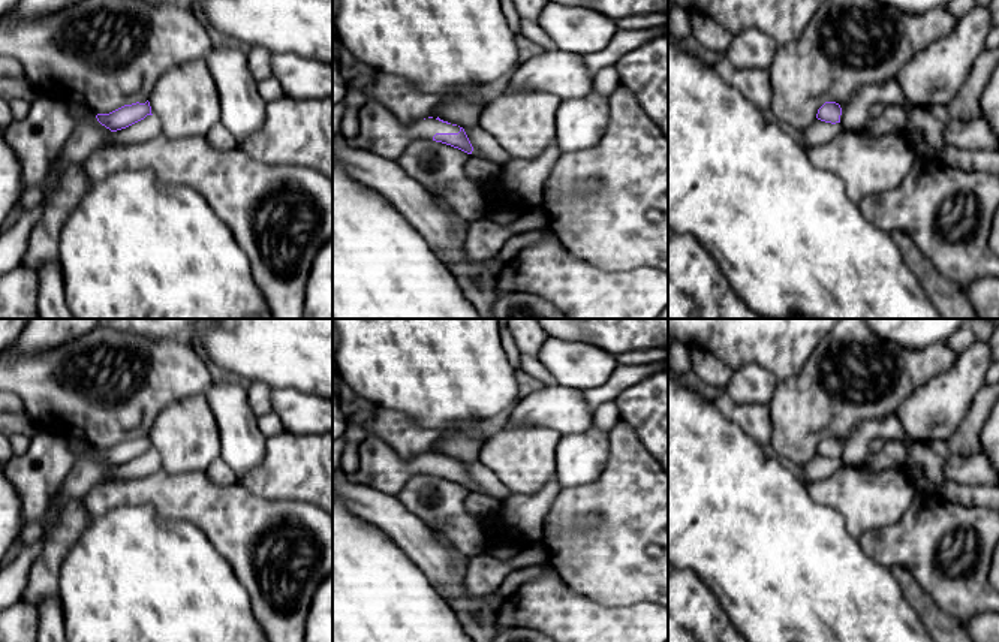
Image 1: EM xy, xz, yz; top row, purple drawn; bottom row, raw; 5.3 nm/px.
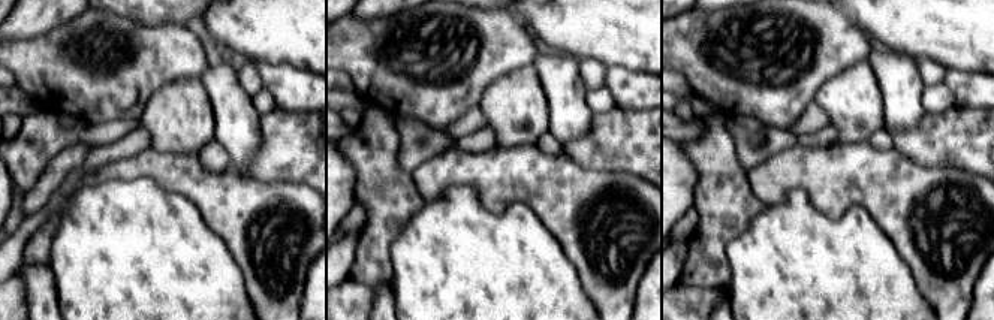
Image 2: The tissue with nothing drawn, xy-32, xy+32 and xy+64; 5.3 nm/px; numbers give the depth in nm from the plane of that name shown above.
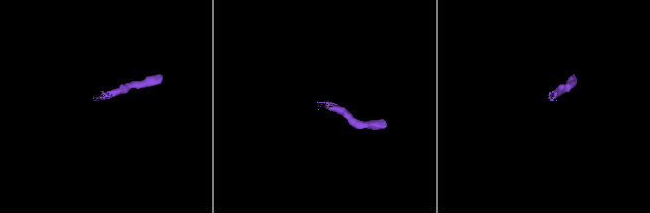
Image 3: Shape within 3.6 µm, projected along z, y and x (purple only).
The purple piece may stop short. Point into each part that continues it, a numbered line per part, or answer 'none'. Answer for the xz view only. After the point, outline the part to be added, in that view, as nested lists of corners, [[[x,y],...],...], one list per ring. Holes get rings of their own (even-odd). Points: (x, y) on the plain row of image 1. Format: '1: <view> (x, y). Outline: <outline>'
1: xz (381, 469). Outline: [[[374,434],[358,446],[359,468],[347,479],[386,495],[397,497],[413,474],[433,474],[436,468],[458,468],[460,462],[425,453],[403,459],[392,447]]]

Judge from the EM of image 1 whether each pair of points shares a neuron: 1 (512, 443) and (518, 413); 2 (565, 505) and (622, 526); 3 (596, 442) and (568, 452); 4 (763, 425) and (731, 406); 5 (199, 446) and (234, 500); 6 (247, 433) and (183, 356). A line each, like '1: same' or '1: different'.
1: different
2: same
3: same
4: same
5: different
6: different

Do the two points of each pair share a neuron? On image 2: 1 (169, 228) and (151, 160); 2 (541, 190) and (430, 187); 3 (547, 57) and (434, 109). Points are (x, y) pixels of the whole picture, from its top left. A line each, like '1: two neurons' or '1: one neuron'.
1: two neurons
2: one neuron
3: two neurons

